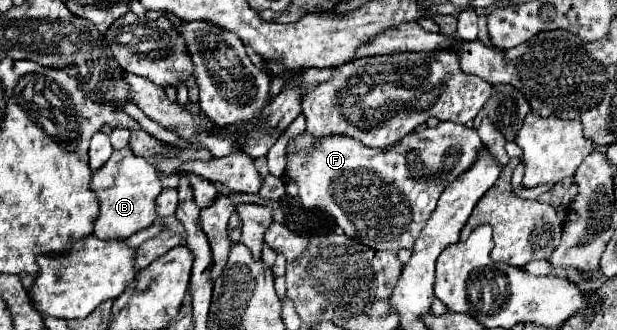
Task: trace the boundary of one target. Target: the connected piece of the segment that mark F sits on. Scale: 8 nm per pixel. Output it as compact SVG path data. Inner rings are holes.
M448 120L440 122L436 128L412 132L388 148L368 148L350 136L314 138L308 132L294 136L290 144L294 144L296 150L286 152L286 180L296 184L302 206L308 210L328 212L346 236L366 244L368 248L394 252L400 248L412 248L420 226L424 226L424 218L428 218L428 214L434 210L442 190L460 174L470 170L484 152L484 144L474 128Z

